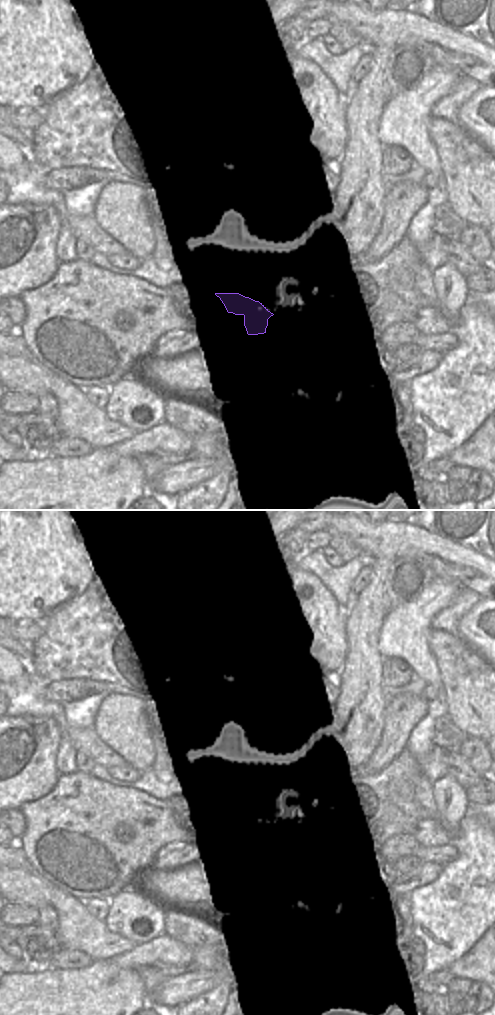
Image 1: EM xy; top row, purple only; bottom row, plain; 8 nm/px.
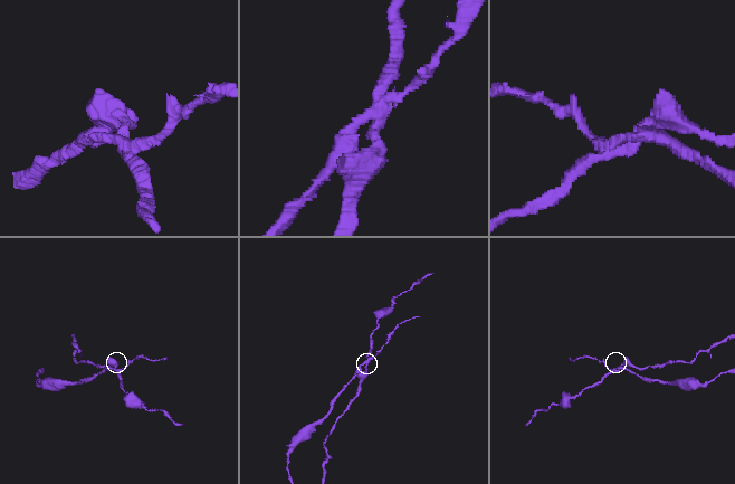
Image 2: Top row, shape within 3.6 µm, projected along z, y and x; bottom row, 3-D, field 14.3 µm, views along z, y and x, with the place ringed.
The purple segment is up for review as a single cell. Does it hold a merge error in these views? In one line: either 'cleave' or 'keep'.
cleave

